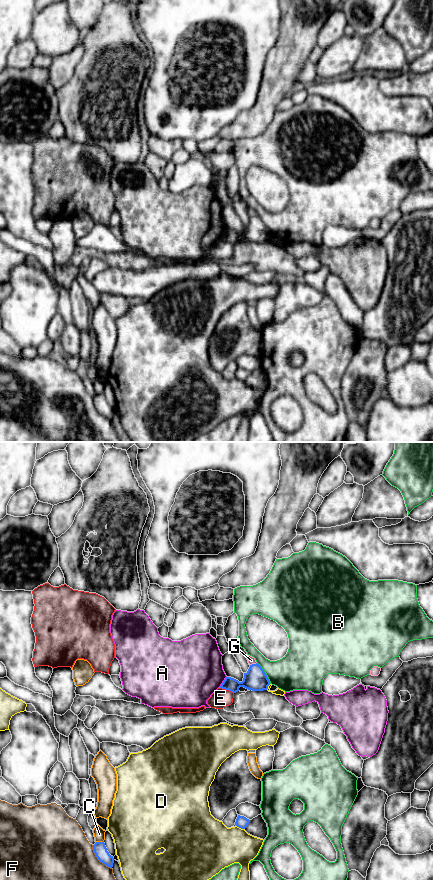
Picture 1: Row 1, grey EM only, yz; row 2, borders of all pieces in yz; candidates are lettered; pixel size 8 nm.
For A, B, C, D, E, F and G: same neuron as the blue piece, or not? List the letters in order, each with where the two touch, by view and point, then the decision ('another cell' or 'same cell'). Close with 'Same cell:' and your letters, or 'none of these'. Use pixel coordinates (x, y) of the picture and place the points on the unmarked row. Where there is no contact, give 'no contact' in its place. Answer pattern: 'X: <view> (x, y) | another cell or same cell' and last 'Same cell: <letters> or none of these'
A: yz (223, 234) | another cell
B: yz (265, 225) | another cell
C: yz (99, 394) | another cell
D: yz (240, 379) | another cell
E: yz (227, 241) | another cell
F: yz (98, 411) | another cell
G: yz (253, 216) | another cell
Same cell: none of these

